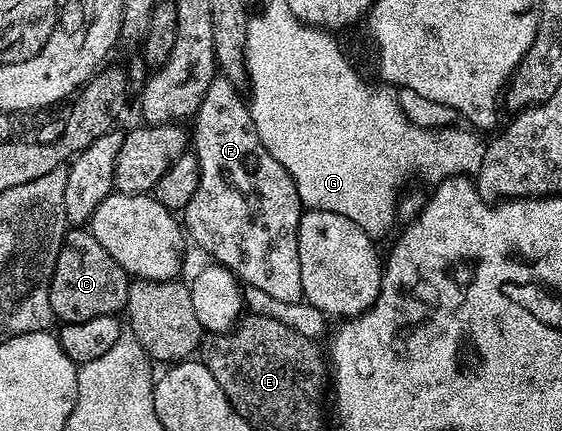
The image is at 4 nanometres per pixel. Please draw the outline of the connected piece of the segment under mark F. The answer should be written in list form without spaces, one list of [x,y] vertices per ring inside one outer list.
[[[217,76],[210,88],[206,88],[206,96],[202,96],[202,104],[196,109],[196,127],[190,130],[190,146],[200,165],[200,179],[190,204],[182,212],[182,222],[187,237],[200,238],[201,248],[212,250],[216,257],[213,259],[232,271],[244,286],[262,288],[266,296],[275,296],[277,300],[299,302],[304,294],[298,258],[298,226],[302,213],[298,188],[290,172],[286,172],[286,168],[266,152],[262,140],[258,140],[258,128],[254,128],[249,103],[239,92],[230,79]]]

